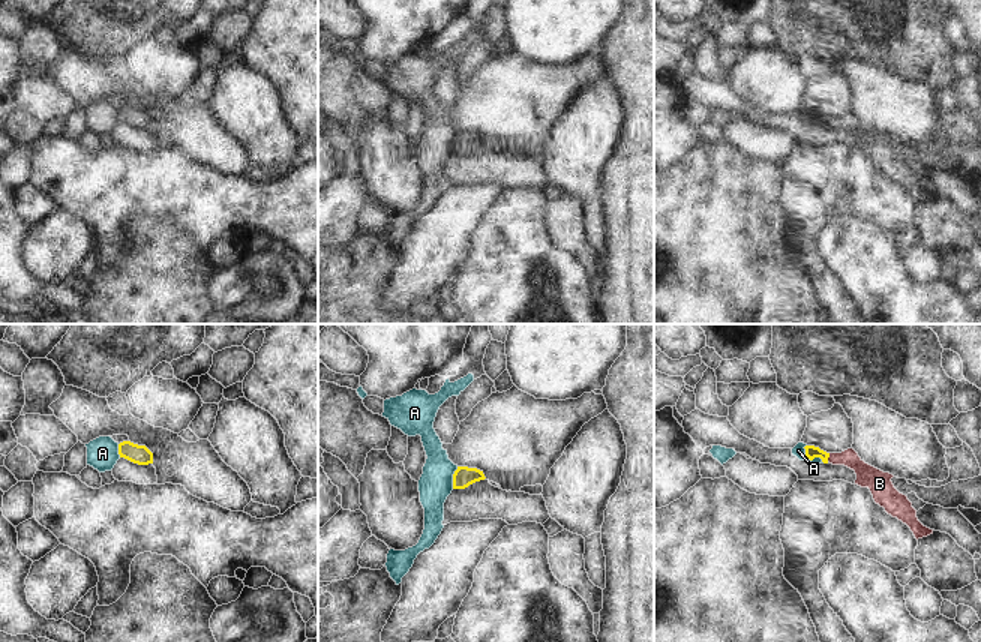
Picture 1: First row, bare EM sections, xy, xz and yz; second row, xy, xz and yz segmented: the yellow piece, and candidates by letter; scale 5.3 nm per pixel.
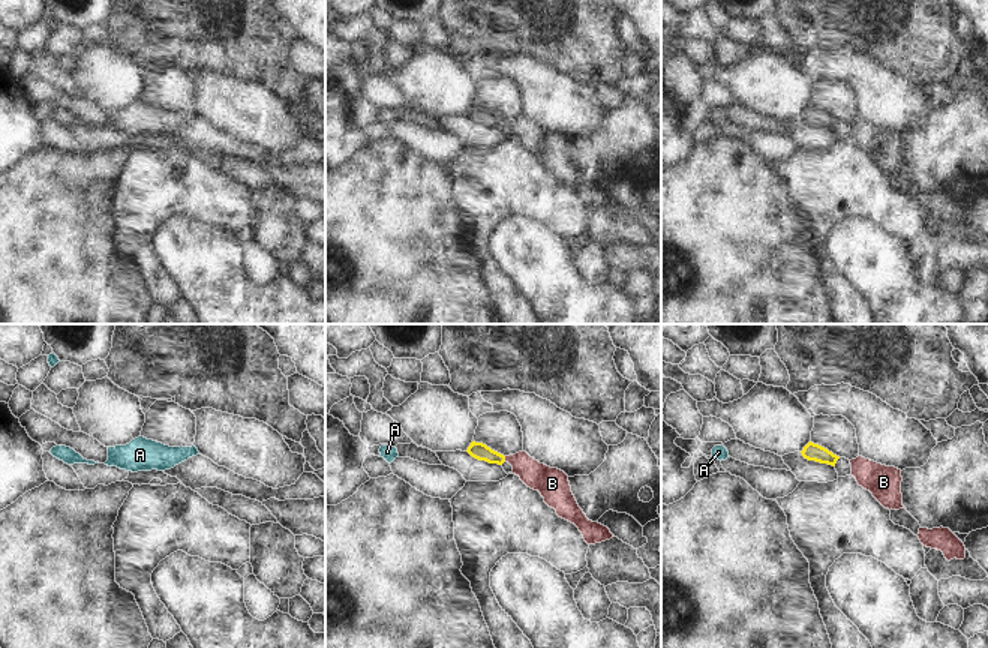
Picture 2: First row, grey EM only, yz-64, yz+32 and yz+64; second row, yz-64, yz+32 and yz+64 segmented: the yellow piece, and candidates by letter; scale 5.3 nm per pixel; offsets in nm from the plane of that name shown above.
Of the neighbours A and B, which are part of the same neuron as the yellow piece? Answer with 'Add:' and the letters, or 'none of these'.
Add: B

